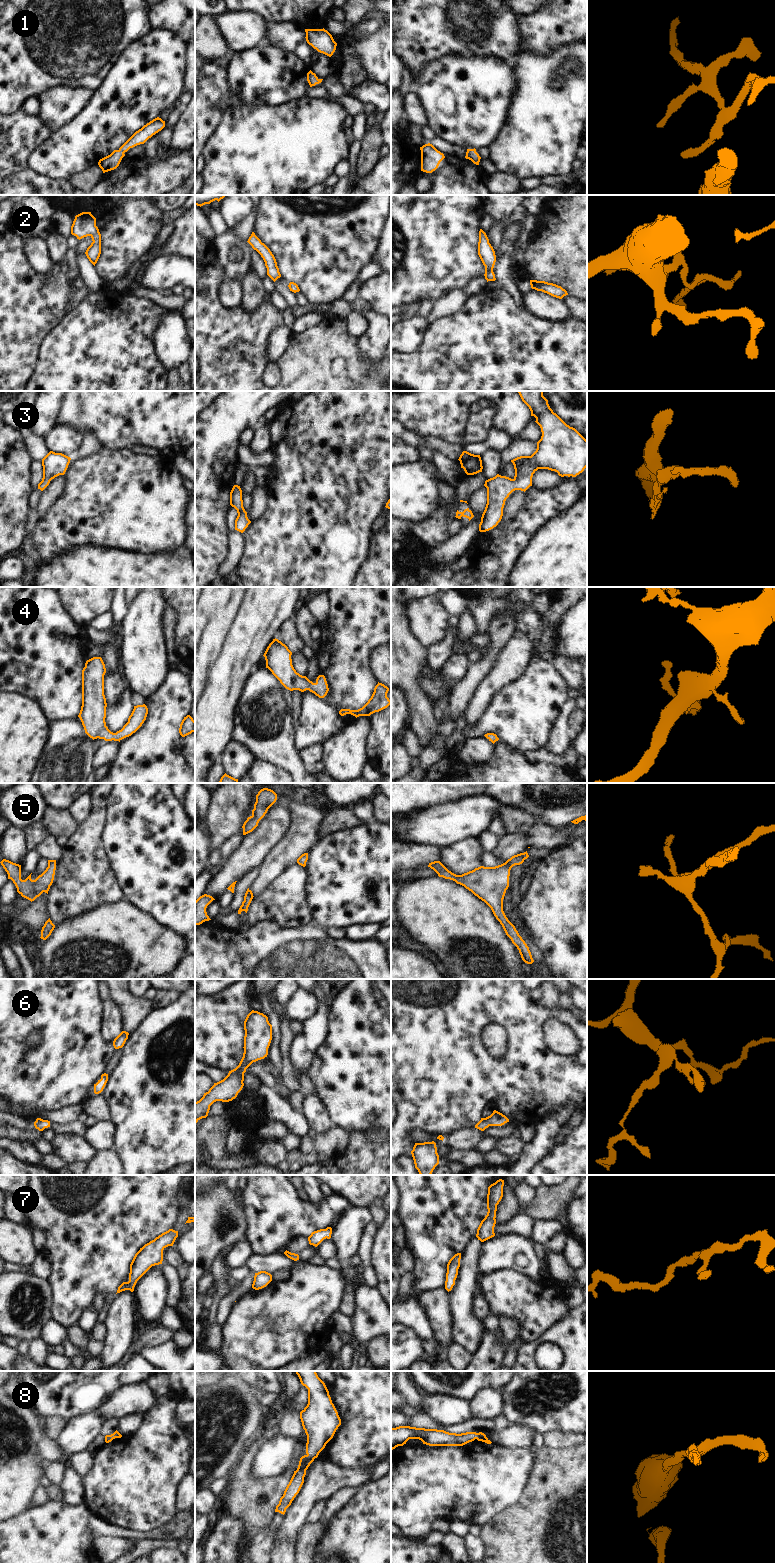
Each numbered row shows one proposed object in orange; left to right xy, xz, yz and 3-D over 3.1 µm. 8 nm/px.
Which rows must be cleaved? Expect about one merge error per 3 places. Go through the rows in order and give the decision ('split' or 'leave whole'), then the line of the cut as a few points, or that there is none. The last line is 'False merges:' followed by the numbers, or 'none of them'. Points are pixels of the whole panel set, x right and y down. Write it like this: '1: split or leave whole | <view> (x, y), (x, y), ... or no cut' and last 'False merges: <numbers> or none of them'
1: leave whole | no cut
2: leave whole | no cut
3: leave whole | no cut
4: leave whole | no cut
5: leave whole | no cut
6: leave whole | no cut
7: leave whole | no cut
8: leave whole | no cut
False merges: none of them

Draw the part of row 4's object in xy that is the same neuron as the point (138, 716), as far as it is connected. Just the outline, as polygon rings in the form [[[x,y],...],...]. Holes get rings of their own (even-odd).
[[[93,657],[86,661],[82,670],[82,706],[78,717],[85,733],[94,739],[105,741],[121,741],[131,736],[144,723],[148,714],[145,704],[134,706],[128,722],[116,733],[106,726],[106,698],[104,695],[105,664],[101,657]]]

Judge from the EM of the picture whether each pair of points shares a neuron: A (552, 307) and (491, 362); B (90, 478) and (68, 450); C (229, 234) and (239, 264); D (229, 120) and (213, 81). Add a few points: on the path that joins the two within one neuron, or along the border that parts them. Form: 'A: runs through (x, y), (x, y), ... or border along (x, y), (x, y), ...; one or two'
A: border along (526, 309), (540, 317), (564, 319); two
B: border along (74, 455), (70, 457); two
C: runs through (229, 241), (229, 247), (234, 257); one
D: border along (230, 106), (223, 112), (221, 119), (212, 130); two

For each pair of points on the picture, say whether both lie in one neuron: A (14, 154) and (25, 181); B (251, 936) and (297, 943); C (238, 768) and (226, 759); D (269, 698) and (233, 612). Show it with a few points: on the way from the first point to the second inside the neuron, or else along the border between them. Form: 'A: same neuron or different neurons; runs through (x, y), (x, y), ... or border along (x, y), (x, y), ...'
A: different neurons; border along (26, 166), (10, 174)
B: same neuron; runs through (262, 943), (286, 943)
C: same neuron; runs through (235, 765), (229, 759)
D: different neurons; border along (257, 666), (248, 675), (243, 688)

